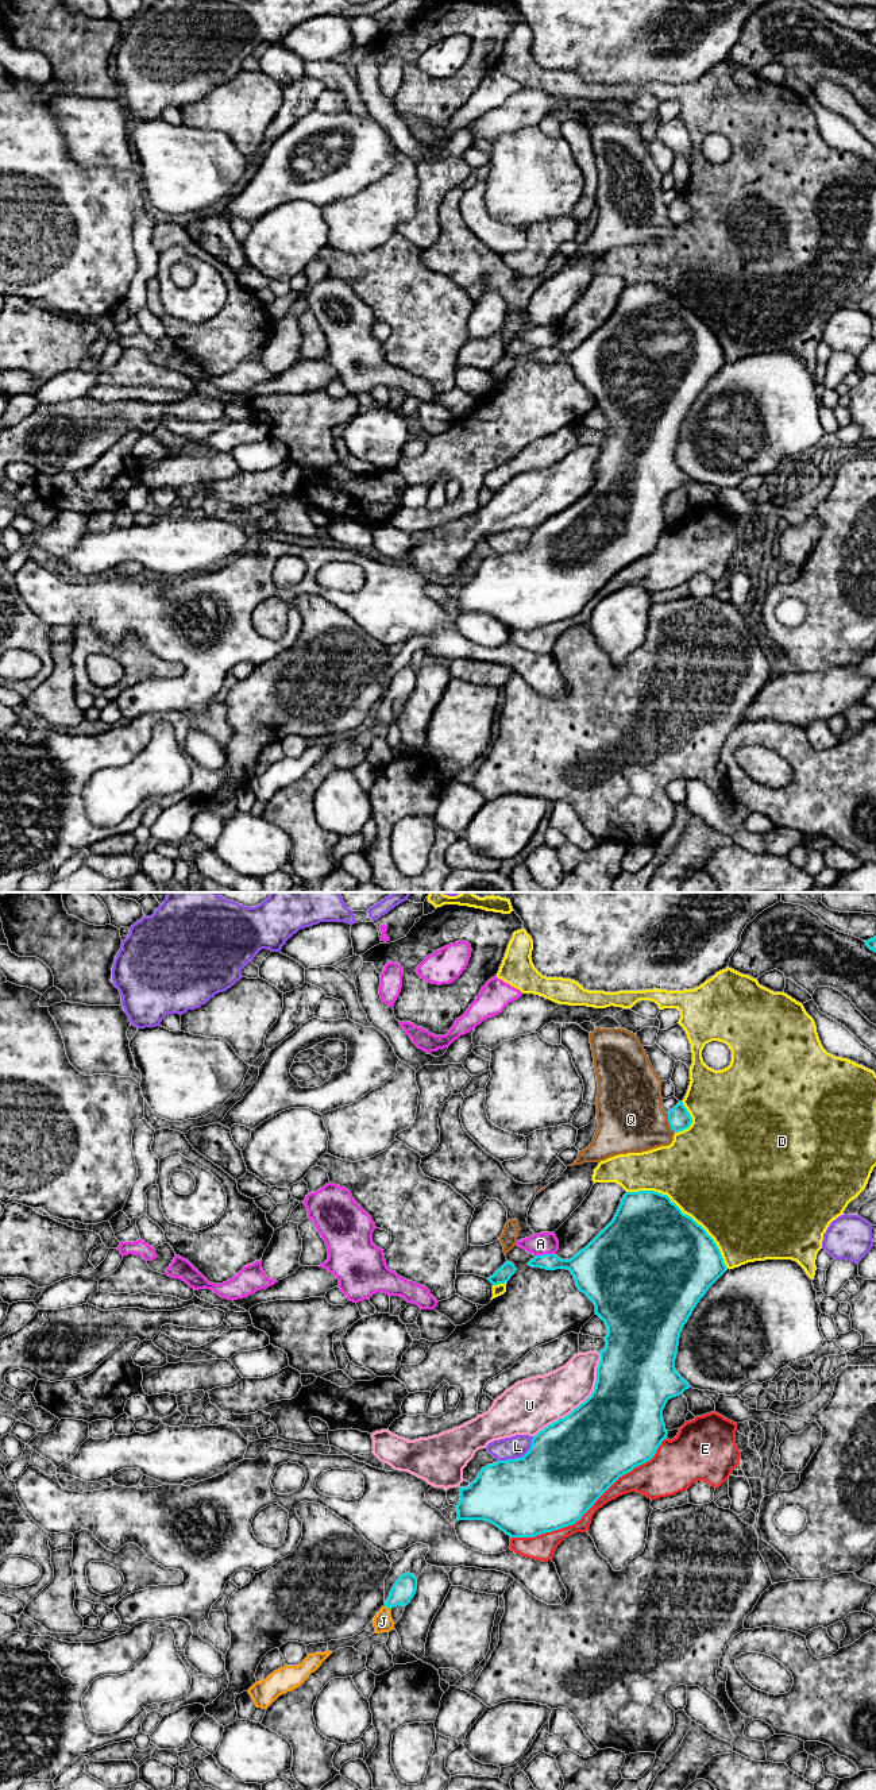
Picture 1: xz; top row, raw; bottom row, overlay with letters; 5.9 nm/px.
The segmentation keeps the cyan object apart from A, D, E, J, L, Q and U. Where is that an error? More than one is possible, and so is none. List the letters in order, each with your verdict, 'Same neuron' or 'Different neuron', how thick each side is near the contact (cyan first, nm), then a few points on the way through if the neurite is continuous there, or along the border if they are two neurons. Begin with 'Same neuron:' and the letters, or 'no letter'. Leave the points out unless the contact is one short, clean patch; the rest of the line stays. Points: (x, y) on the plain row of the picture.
Same neuron: J
A: Different neuron. Thickness 170 nm (cyan) against 130 nm
D: Different neuron. Thickness 500 nm (cyan) against 480 nm
E: Different neuron. Thickness 500 nm (cyan) against 110 nm
J: Same neuron. Thickness 140 nm (cyan) against 110 nm. Path across: xz (404, 682), (388, 699), (382, 714)
L: Different neuron. Thickness 500 nm (cyan) against 130 nm
Q: Different neuron. Thickness 140 nm (cyan) against 400 nm
U: Different neuron. Thickness 500 nm (cyan) against 300 nm

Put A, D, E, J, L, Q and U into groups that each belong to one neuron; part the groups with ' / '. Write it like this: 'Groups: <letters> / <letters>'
Groups: A / D / E / J / L / Q / U

